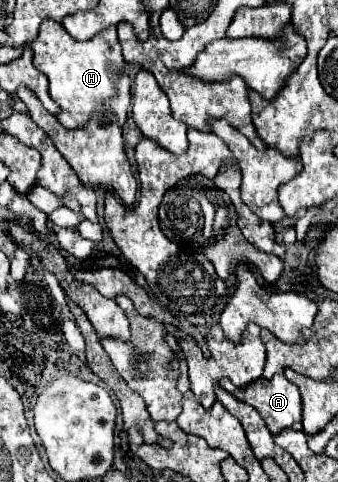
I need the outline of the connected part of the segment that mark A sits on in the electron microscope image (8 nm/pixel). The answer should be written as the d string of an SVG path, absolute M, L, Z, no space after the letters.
M277 373L273 379L263 379L263 377L261 377L261 379L257 379L255 383L243 387L243 389L235 387L231 381L227 381L227 377L223 377L223 379L219 381L219 385L221 385L225 391L229 391L231 395L235 395L239 401L255 407L257 413L263 417L267 429L269 429L273 435L277 435L279 431L283 431L283 429L287 429L287 427L297 429L297 431L301 429L301 395L299 395L297 385L293 385L291 381L287 381L283 373Z

